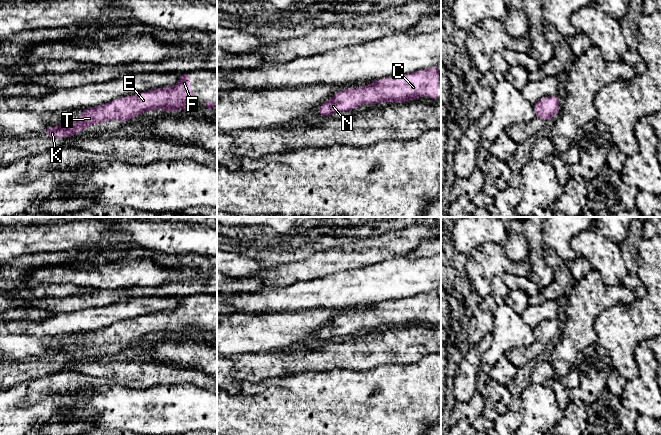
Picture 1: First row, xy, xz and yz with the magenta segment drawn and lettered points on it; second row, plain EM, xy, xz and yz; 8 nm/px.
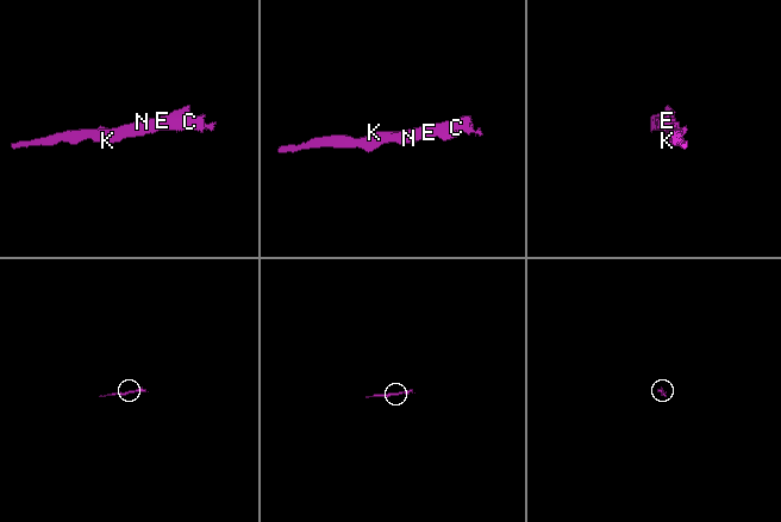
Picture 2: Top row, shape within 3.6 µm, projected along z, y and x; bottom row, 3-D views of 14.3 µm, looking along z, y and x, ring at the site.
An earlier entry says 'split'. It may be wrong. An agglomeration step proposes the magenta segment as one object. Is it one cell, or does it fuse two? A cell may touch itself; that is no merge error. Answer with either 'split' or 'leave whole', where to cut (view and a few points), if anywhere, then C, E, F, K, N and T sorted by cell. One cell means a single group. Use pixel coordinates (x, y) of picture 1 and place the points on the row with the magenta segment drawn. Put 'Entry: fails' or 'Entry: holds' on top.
Entry: fails
leave whole | no cut | C E F K N T

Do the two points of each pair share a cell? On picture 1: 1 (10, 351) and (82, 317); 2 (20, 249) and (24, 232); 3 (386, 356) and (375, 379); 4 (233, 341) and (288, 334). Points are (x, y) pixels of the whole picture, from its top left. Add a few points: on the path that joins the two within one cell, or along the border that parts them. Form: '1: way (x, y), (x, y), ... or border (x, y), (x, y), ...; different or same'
1: border (65, 332), (59, 335), (19, 334); different
2: border (45, 239), (40, 239), (30, 244), (10, 241); different
3: border (406, 365), (398, 363), (380, 364), (359, 371); different
4: way (247, 334), (274, 334); same

